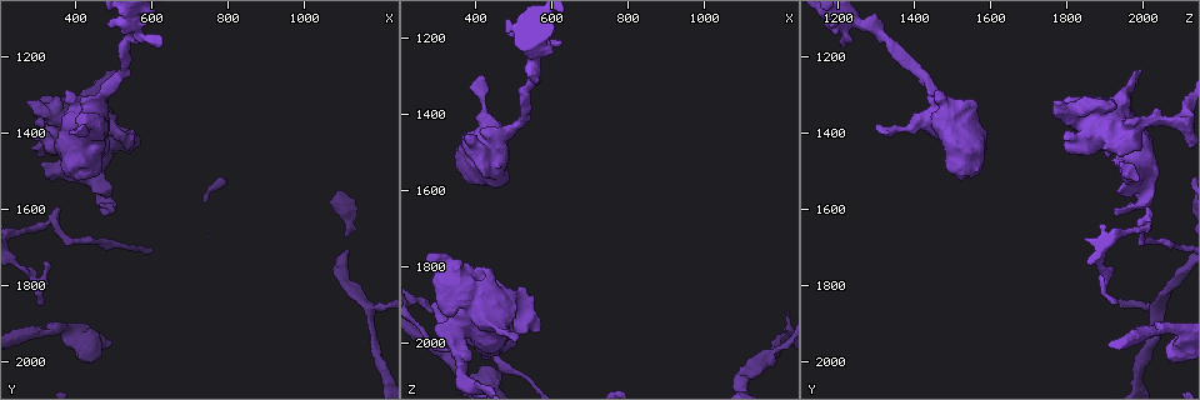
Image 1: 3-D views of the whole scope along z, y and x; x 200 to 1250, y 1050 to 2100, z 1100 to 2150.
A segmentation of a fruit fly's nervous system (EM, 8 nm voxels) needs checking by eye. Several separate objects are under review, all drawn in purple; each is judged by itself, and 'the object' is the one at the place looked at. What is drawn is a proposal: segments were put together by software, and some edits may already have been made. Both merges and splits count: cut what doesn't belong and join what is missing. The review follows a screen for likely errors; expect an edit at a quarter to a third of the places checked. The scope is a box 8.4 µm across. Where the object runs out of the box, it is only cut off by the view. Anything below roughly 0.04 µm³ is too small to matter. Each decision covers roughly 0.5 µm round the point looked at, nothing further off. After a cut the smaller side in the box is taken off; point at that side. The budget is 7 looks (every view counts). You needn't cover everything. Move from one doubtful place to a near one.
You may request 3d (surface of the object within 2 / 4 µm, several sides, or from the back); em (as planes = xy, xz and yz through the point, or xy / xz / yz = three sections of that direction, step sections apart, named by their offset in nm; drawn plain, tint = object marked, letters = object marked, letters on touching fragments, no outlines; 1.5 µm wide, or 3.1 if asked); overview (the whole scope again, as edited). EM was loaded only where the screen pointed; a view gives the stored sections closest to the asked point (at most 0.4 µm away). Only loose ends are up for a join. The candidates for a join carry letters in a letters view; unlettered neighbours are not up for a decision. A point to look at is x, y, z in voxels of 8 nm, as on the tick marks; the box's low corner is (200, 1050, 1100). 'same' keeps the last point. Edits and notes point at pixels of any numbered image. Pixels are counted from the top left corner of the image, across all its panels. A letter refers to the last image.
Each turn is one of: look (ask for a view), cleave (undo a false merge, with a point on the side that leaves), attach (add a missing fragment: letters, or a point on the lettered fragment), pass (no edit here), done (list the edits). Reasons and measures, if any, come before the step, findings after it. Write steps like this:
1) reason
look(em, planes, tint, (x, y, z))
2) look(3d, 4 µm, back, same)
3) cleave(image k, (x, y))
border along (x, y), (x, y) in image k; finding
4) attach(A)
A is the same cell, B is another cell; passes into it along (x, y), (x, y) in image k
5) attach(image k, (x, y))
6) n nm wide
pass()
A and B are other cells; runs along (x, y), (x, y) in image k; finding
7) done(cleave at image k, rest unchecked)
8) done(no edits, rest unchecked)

an open end
look(em, planes, plain, (415, 1375, 1305))

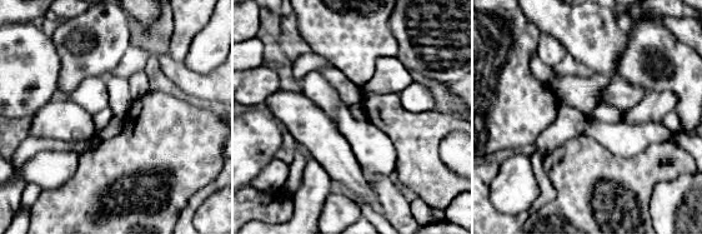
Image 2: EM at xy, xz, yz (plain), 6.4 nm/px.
look(em, planes, letters, same)

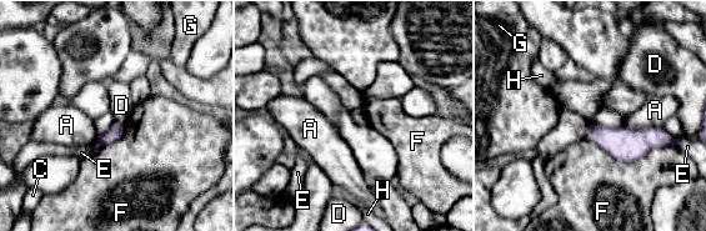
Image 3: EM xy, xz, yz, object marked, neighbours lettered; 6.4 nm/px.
pass()
A, C, D, E, F, G and H are other cells; border along (115, 120), (124, 124) in image 3; none of them fits

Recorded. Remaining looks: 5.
branch stops here
look(3d, 4 µm, (635, 1155, 1215))

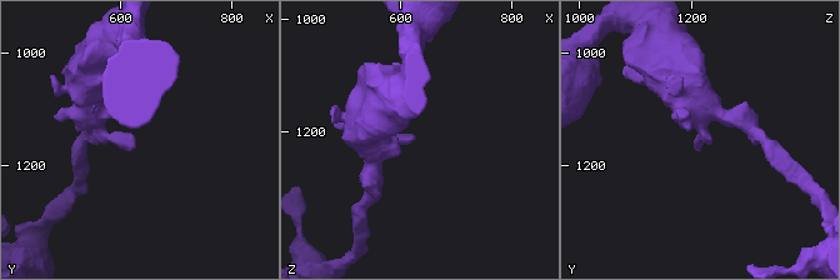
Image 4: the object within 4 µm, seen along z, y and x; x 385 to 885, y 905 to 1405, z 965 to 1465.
need the tissue
look(em, planes, letters, (625, 1160, 1210))

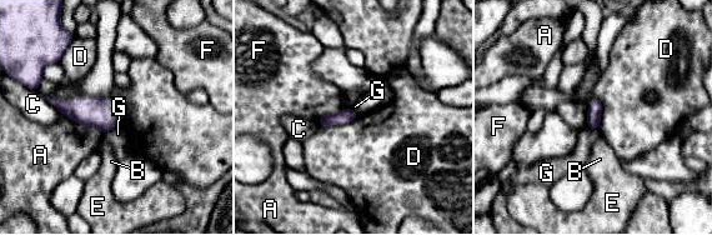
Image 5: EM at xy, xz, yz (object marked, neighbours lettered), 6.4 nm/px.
pass()
A, B, C, D, E, F and G are other cells; border along (359, 115), (344, 124), (320, 126) in image 5; none of them fits

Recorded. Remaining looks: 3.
an open end
look(em, xy, step 4, tint, (500, 1235, 1990))

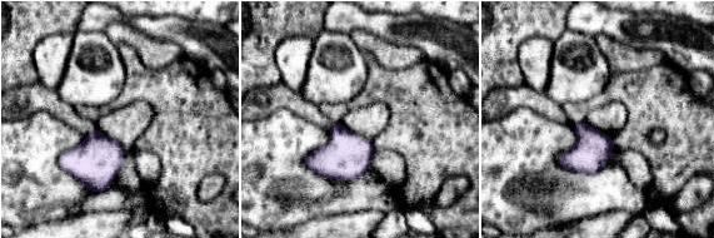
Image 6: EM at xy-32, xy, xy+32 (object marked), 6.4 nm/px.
look(em, planes, letters, same)

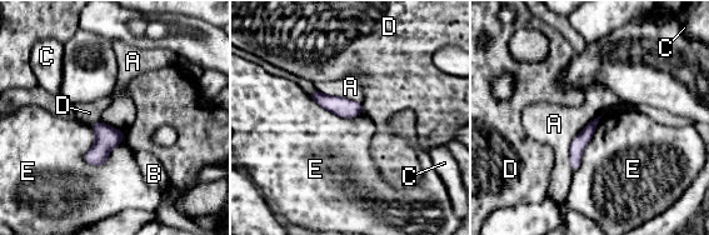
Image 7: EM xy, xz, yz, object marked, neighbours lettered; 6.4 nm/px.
pass()
A, B, C, D and E are other cells; runs along (594, 123), (577, 146), (574, 166) in image 7; none of them fits

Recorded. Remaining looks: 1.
done(no edits, rest unchecked)

